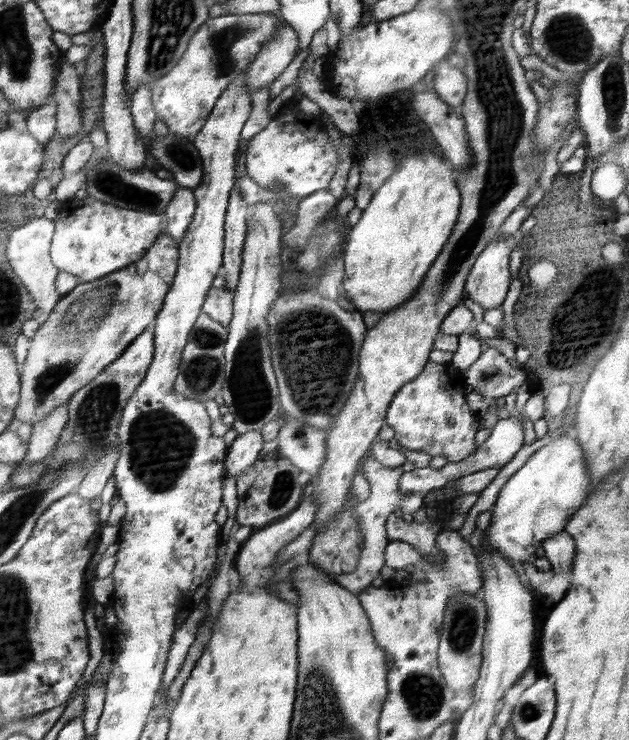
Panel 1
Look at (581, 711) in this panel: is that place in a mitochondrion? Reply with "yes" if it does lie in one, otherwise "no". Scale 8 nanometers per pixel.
no

